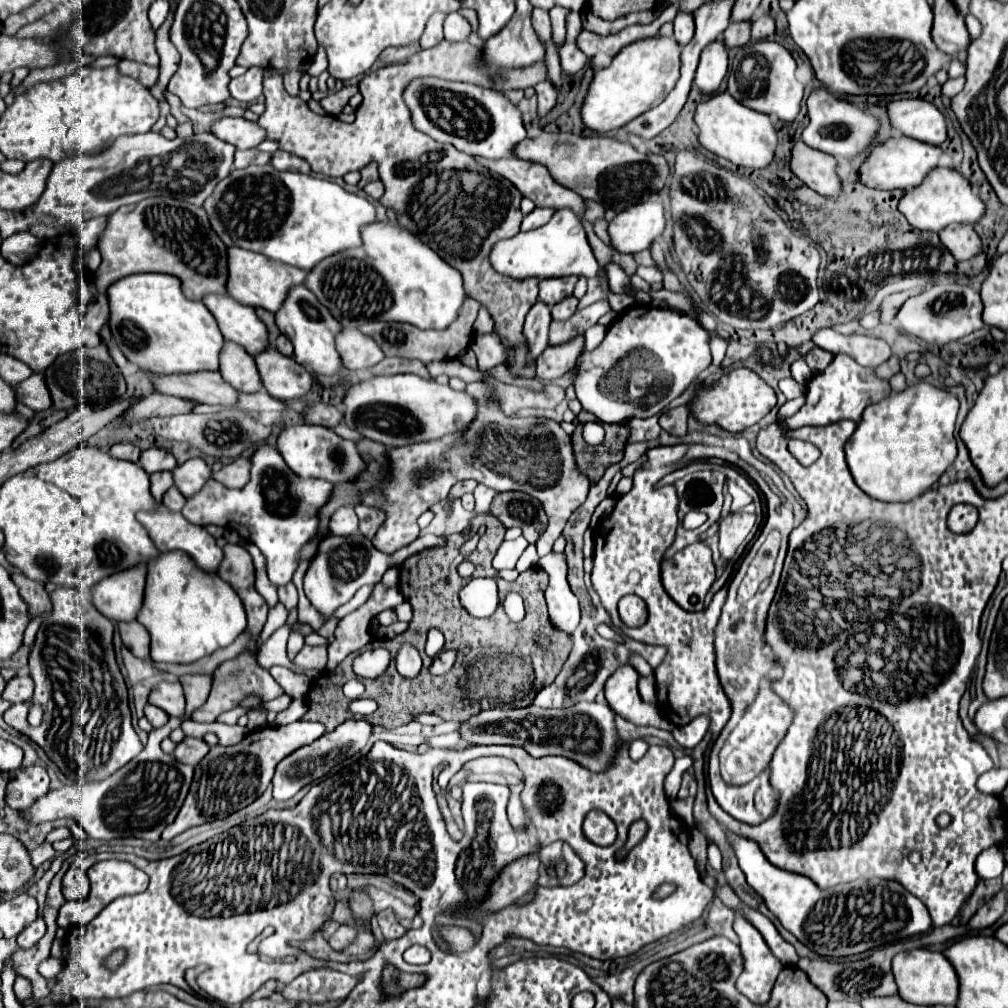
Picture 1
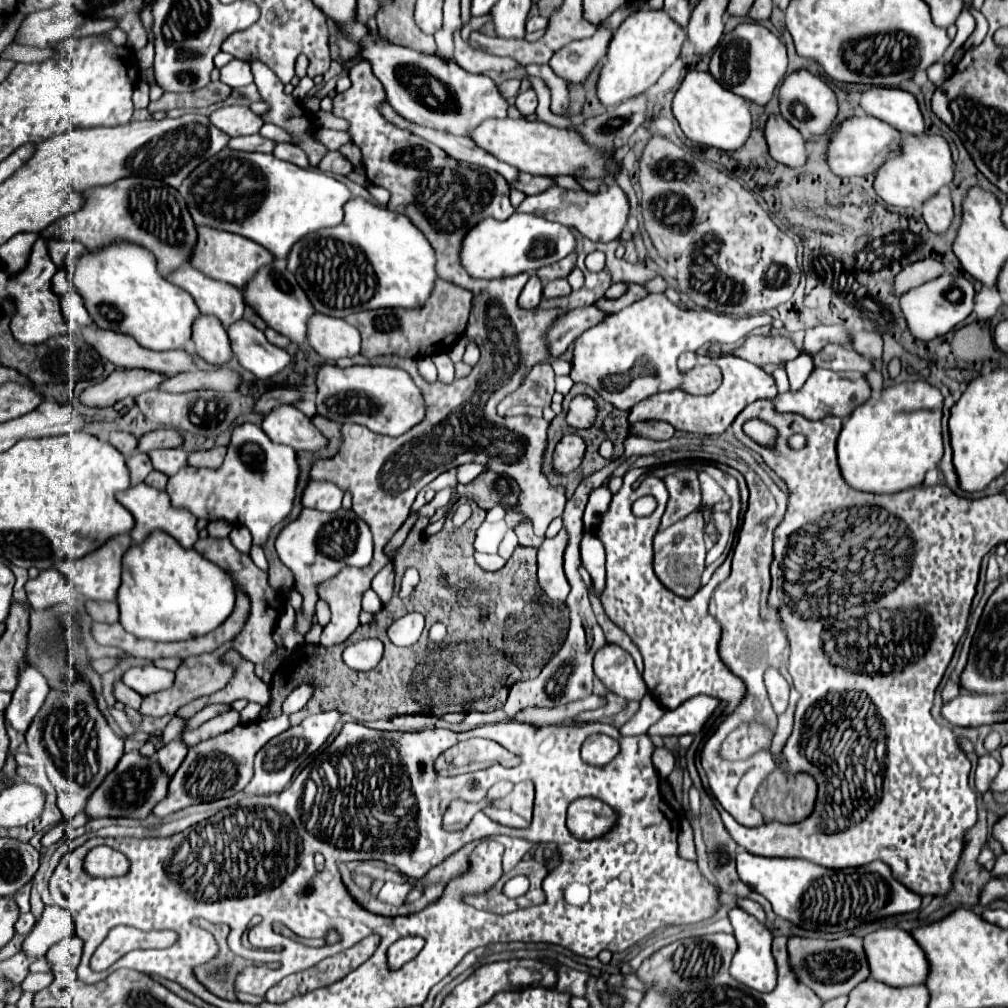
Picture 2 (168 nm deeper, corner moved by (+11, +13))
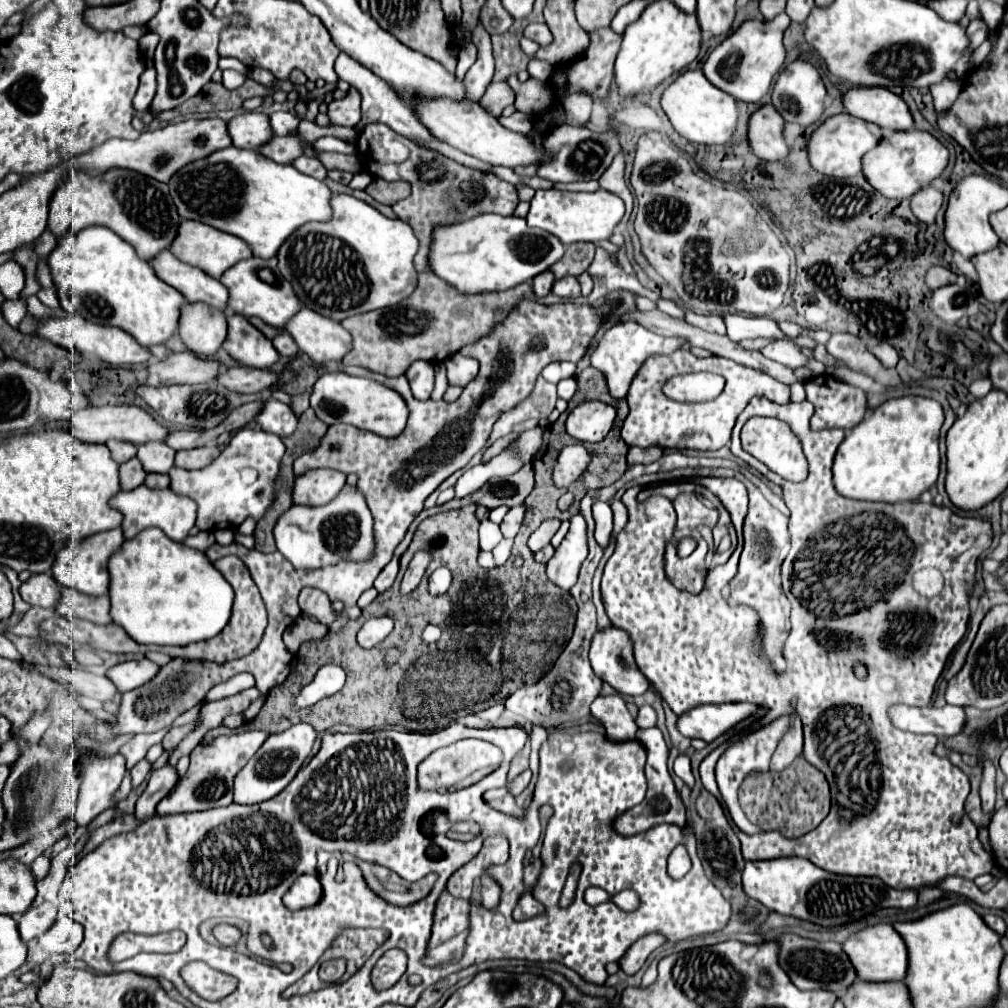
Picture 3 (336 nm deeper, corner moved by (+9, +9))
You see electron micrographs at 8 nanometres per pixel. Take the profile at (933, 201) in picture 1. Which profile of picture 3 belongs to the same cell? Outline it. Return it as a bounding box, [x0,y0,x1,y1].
[863,131,949,199]

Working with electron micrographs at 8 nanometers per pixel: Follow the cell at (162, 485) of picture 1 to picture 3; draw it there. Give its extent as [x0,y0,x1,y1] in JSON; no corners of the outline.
[119,457,147,491]

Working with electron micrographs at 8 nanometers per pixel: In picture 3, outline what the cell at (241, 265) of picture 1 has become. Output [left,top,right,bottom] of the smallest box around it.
[171,221,253,279]

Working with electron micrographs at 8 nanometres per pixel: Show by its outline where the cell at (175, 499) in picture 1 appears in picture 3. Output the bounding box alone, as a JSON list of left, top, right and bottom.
[145,473,169,489]

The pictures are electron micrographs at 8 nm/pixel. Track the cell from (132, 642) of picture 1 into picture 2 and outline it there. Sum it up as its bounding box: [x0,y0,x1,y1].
[85,601,119,623]

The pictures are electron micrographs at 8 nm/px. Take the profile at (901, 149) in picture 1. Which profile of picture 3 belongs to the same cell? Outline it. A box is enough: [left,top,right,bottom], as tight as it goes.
[807,113,881,179]

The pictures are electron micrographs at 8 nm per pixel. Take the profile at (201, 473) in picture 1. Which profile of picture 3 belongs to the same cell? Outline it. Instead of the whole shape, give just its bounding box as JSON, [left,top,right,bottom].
[137,443,175,473]

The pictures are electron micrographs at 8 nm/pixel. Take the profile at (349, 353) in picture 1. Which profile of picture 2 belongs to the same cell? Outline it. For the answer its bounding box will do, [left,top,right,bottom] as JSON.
[307,313,361,361]

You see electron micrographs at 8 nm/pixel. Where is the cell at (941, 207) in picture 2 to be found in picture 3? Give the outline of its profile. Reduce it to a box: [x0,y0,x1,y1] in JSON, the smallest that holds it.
[911,185,943,225]

